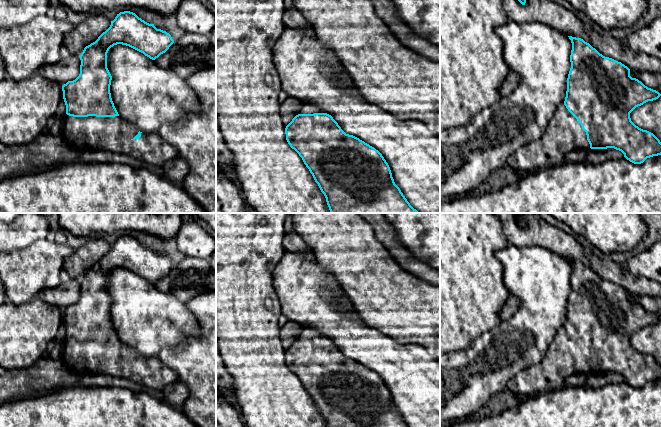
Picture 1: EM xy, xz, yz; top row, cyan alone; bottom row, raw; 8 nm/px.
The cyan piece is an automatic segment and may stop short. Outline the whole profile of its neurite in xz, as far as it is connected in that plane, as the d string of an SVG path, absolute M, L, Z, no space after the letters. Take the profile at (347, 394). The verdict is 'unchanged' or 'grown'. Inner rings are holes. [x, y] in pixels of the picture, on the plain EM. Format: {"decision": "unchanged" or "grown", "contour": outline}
{"decision": "grown", "contour": "M303 327L301 334L285 352L286 364L302 382L327 427L409 427L395 408L382 378L359 362L346 358L333 341L321 332Z"}

